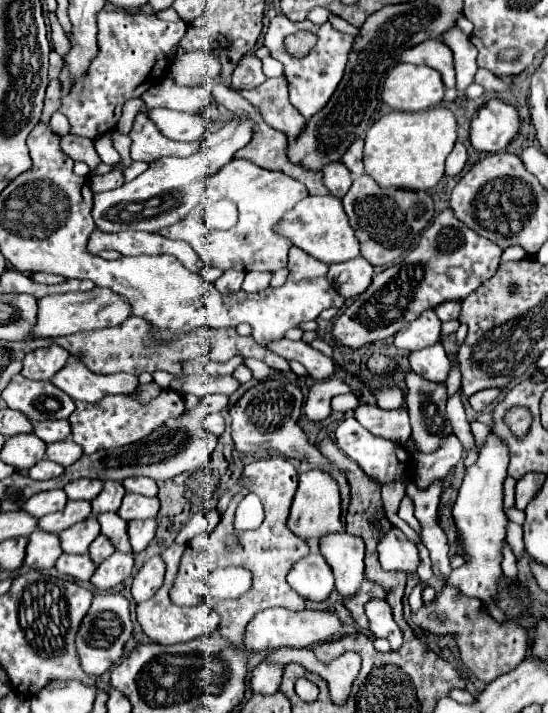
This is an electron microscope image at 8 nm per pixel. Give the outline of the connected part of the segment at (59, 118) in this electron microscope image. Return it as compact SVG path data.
M54 112L52 118L50 118L50 128L54 130L54 134L60 134L60 136L68 134L68 132L70 132L68 118L66 118L64 114L60 114L60 112Z

